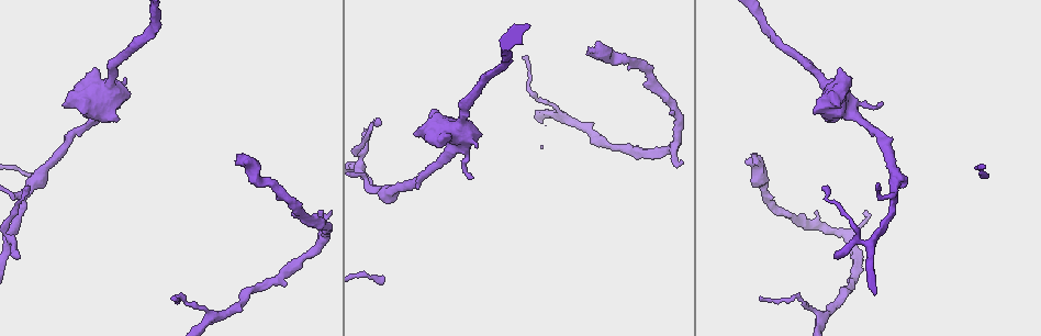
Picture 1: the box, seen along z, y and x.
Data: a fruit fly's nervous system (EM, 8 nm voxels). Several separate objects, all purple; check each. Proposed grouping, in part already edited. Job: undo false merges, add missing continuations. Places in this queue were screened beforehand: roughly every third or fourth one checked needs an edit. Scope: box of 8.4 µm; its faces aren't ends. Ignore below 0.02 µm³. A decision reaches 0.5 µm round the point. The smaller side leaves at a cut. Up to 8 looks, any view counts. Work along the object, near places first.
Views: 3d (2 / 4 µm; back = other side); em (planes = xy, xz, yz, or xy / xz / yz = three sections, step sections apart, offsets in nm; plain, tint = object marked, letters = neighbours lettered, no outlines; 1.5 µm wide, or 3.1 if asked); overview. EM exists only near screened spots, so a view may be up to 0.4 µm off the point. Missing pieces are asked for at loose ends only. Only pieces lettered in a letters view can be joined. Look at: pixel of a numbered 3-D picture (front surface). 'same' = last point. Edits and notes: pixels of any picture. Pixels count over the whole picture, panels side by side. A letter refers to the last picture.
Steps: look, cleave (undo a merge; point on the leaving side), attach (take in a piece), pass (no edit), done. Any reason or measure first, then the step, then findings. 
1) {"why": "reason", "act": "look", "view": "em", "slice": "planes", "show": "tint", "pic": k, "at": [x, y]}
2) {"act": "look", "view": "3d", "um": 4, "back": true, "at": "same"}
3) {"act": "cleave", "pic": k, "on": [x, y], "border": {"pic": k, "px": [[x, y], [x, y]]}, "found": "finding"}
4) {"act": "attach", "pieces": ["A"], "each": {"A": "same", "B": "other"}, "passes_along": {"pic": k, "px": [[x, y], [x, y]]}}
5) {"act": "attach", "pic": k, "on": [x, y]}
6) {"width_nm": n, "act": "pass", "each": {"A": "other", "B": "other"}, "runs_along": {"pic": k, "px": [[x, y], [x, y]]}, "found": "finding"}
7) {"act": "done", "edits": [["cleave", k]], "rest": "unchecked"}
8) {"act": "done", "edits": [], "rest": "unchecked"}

{"why": "branch stops here", "act": "look", "view": "em", "slice": "planes", "show": "letters", "pic": 1, "at": [19, 256]}

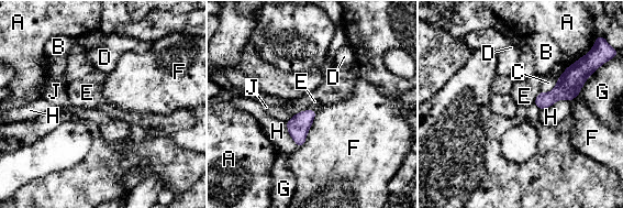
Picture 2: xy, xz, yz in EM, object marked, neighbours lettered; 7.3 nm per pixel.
{"width_nm": 160, "act": "pass", "each": {"A": "other", "B": "other", "C": "other", "D": "other", "E": "other", "F": "other", "G": "other", "H": "other", "J": "other"}, "found": "no lettered piece goes on from it"}

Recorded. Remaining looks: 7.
{"why": "free end", "act": "look", "view": "em", "slice": "planes", "show": "letters", "pic": 1, "at": [378, 120]}

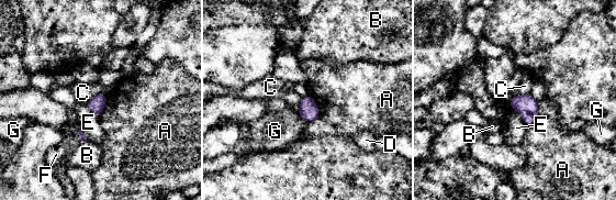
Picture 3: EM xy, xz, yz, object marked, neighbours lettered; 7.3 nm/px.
{"act": "pass", "each": {"A": "other", "B": "other", "C": "other", "D": "other", "E": "other", "F": "other", "G": "other"}, "border": {"pic": 3, "px": [[310, 96], [318, 114], [309, 122]]}, "found": "none of them fits"}

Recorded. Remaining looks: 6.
{"why": "thick end", "act": "look", "view": "3d", "um": 2, "pic": 1, "at": [839, 67]}

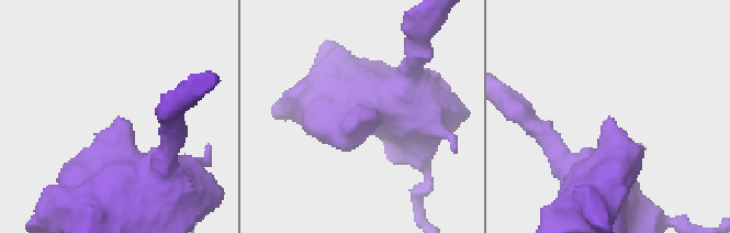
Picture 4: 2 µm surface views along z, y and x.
{"act": "look", "view": "em", "slice": "yz", "step": 4, "show": "letters", "pic": 4, "at": [366, 115]}

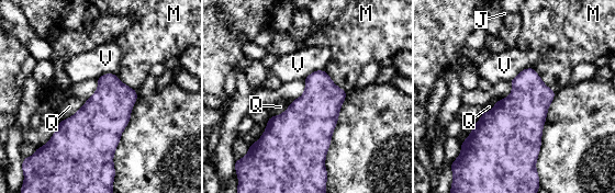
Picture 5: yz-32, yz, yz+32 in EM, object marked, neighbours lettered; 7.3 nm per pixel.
{"why": "another direction", "act": "look", "view": "em", "slice": "planes", "show": "letters", "at": "same"}

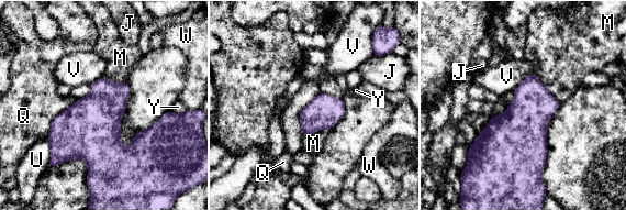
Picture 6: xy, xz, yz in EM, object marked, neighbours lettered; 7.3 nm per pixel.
{"act": "pass", "each": {"J": "other", "M": "other", "Q": "other", "U": "other", "V": "other", "W": "other", "Y": "other"}, "border": {"pic": 6, "px": [[188, 109], [182, 113], [172, 111]]}, "found": "no lettered piece goes on from it"}

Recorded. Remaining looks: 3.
{"act": "done", "edits": [], "rest": "unchecked"}

